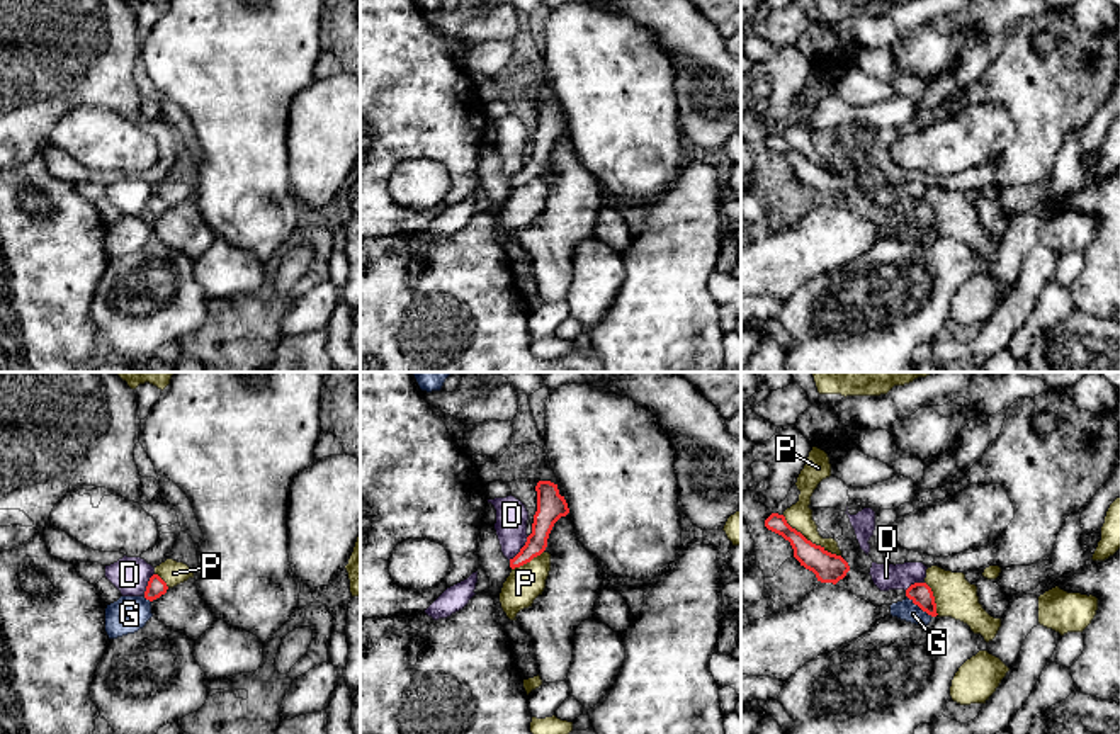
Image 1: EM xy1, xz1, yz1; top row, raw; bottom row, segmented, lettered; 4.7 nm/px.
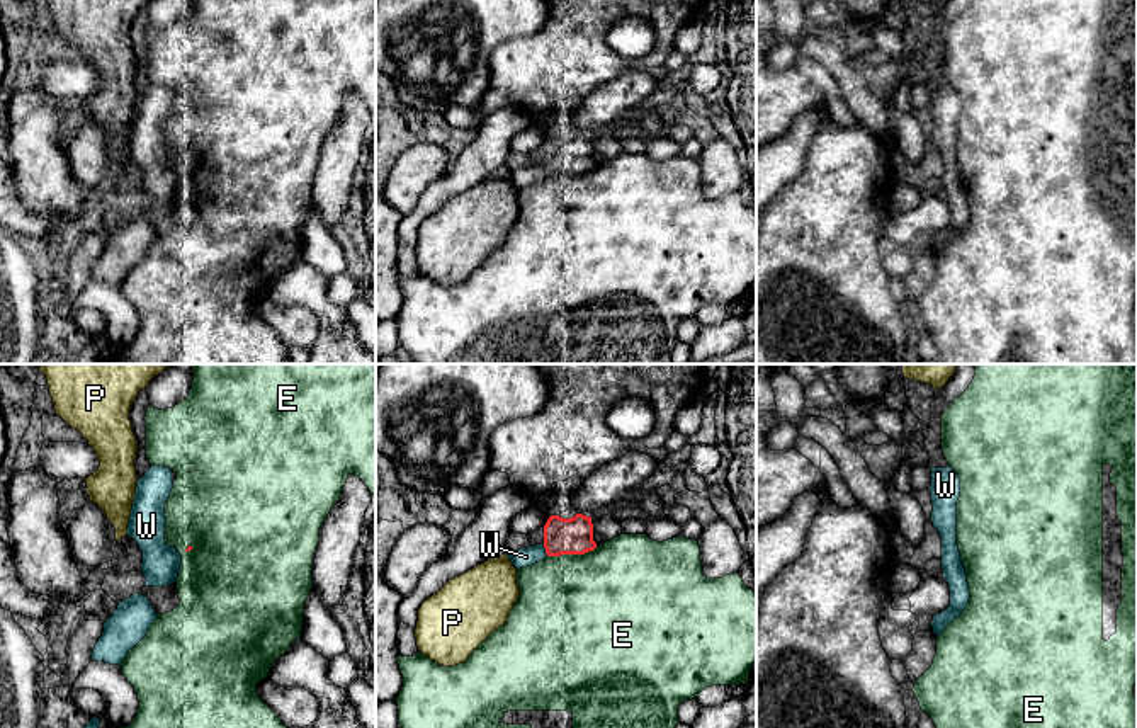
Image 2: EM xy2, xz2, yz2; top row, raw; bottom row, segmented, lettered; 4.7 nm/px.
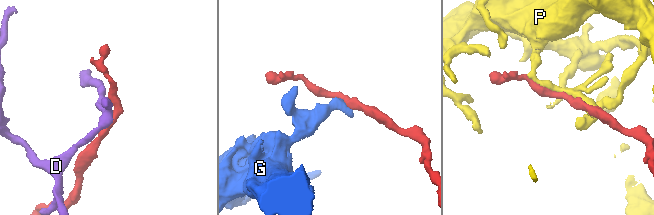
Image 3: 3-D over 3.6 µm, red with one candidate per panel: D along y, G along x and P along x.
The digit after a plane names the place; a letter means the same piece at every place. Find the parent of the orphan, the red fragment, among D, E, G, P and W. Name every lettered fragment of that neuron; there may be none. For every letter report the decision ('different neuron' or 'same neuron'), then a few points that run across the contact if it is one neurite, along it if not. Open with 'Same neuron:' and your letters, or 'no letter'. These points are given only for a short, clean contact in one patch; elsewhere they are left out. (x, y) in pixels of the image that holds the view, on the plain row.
Same neuron: W
D: different neuron; line xz1 (529, 155), (526, 163), (509, 179)
E: different neuron
G: different neuron; line yz1 (908, 216), (932, 235)
P: different neuron
W: same neuron

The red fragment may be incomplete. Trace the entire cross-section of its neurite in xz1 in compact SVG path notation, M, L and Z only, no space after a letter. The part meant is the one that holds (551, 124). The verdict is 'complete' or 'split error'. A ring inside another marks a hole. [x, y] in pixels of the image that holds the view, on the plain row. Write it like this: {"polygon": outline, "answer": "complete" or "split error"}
{"polygon": "M539 100L537 110L537 131L534 134L532 153L527 156L520 172L510 178L510 187L520 187L540 175L547 167L549 153L554 143L569 133L564 116L559 114L557 104L551 100Z", "answer": "complete"}

